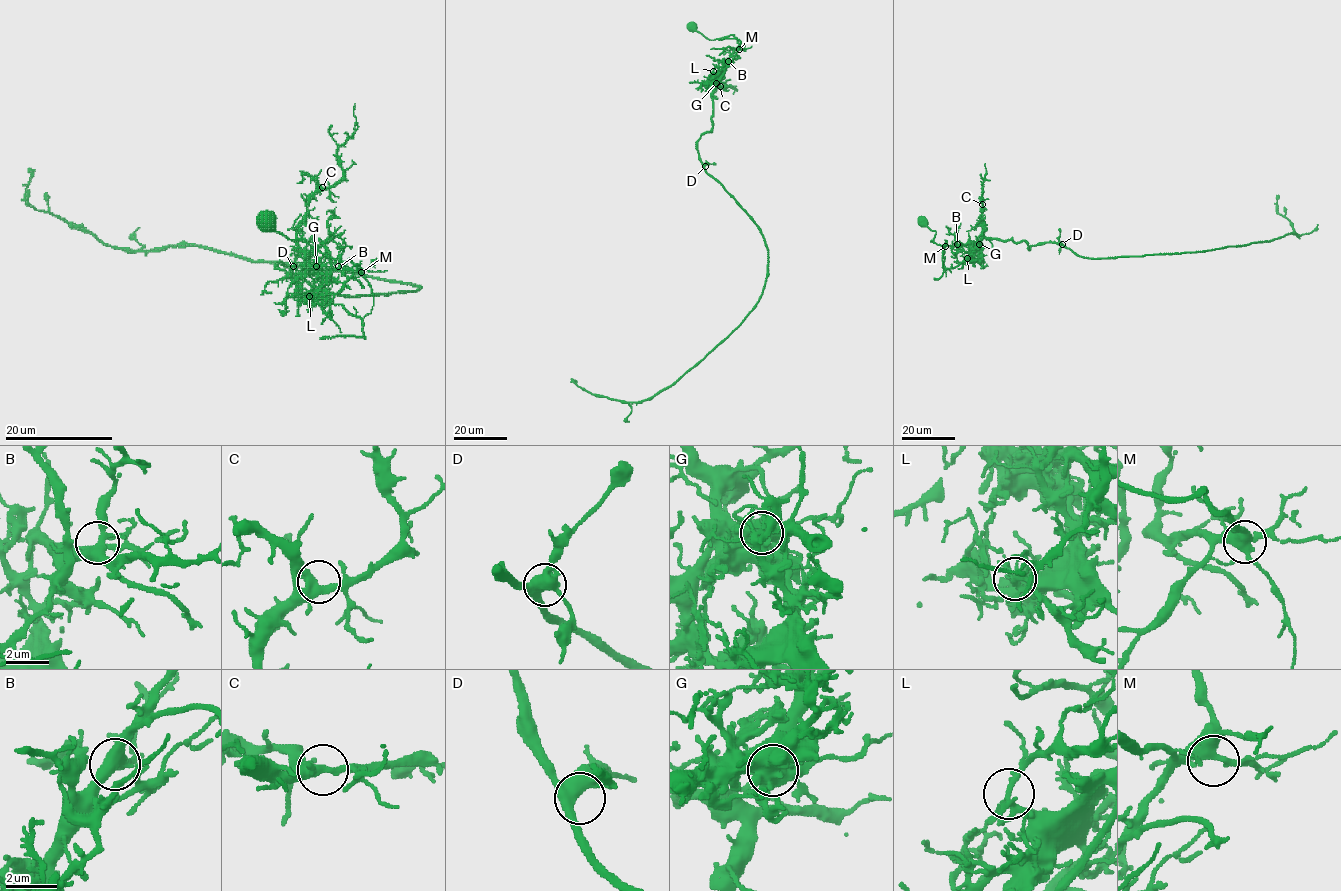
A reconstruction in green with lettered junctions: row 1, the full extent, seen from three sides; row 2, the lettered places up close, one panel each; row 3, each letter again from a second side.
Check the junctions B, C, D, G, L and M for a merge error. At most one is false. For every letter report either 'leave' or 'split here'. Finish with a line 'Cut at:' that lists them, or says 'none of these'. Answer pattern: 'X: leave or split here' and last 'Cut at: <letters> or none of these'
B: leave
C: leave
D: leave
G: split here
L: leave
M: leave
Cut at: G

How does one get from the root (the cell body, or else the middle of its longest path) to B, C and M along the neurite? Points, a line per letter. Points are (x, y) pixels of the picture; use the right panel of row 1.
B: (921, 221), (936, 232), (931, 241), (934, 243), (957, 244)
C: (921, 221), (936, 232), (931, 241), (934, 243), (977, 244), (981, 238), (982, 204)
M: (921, 221), (936, 232), (931, 241), (945, 246)

